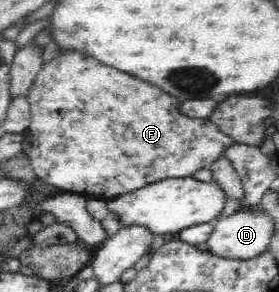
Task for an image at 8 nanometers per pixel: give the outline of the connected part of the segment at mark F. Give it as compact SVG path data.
M73 49L61 50L55 58L42 65L42 69L29 89L26 100L30 105L31 114L31 124L27 131L32 149L29 160L35 177L41 180L41 183L49 184L67 193L77 193L78 195L104 201L113 198L113 196L119 196L119 194L127 194L127 192L139 190L139 188L143 188L147 184L157 183L161 180L193 177L193 174L198 170L202 168L208 169L213 162L220 158L219 156L221 156L221 152L225 148L229 148L229 146L234 144L233 140L219 132L219 128L209 122L209 119L188 118L184 114L180 114L180 108L178 108L180 101L173 96L168 96L167 93L153 88L151 84L147 84L143 80L137 80L137 78L133 78L133 76L129 76L125 72L119 72L119 70L109 68L109 66L103 66L95 58Z

